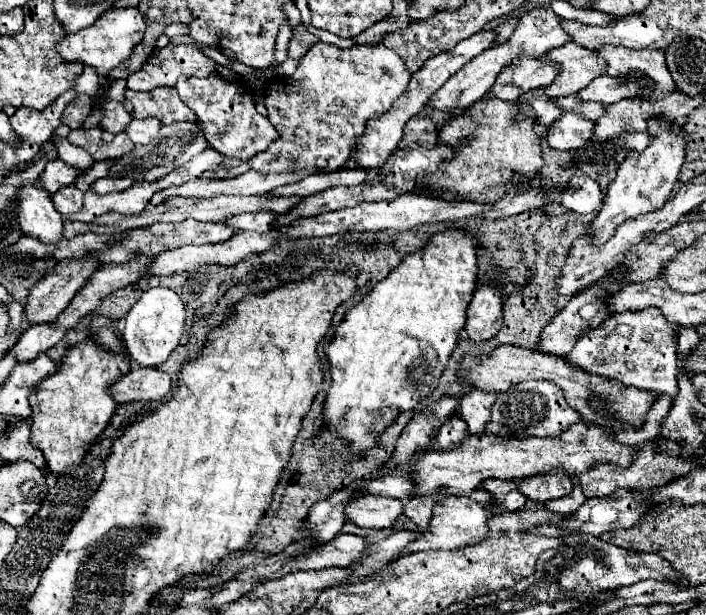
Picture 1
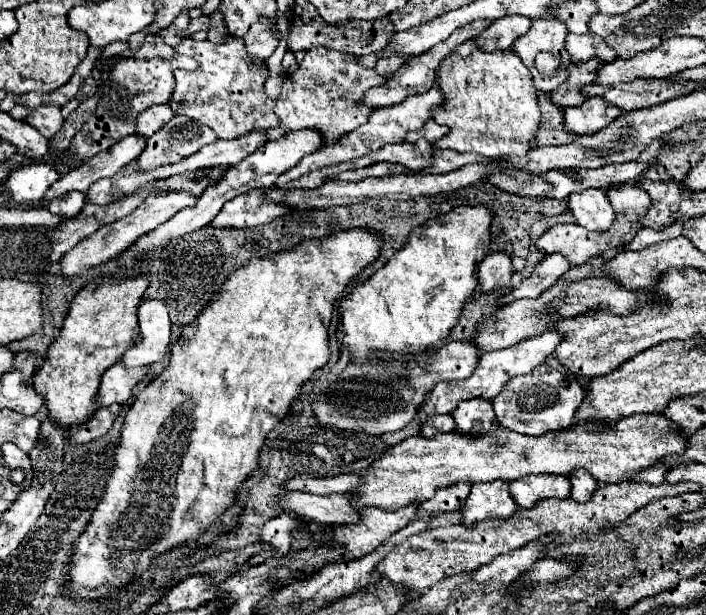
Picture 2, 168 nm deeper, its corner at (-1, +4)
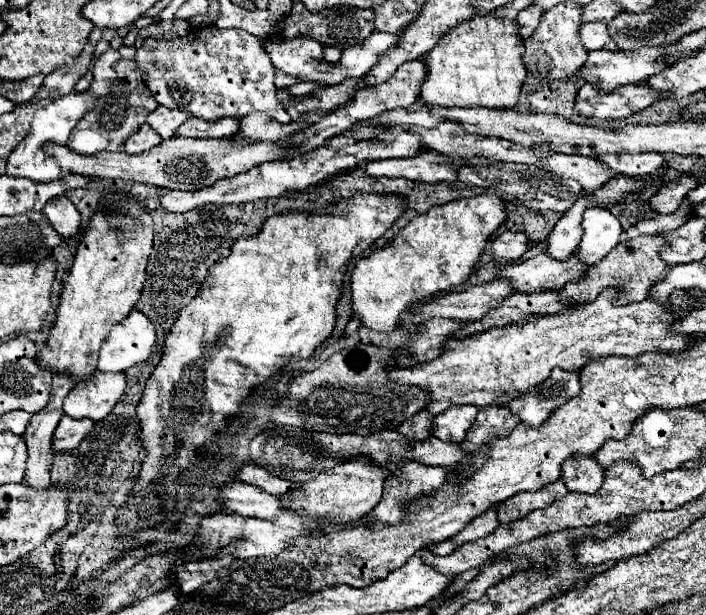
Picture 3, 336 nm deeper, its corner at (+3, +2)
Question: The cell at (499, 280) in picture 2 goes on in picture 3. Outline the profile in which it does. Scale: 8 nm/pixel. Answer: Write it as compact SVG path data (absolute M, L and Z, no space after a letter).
M503 232L491 244L495 262L499 262L499 264L515 262L517 258L521 258L521 254L525 254L527 242L529 242L527 236L521 232Z

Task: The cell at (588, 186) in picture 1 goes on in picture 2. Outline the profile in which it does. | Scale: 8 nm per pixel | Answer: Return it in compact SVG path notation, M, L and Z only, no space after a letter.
M589 188L569 196L569 210L575 216L577 224L591 232L605 232L615 220L613 206L605 190Z

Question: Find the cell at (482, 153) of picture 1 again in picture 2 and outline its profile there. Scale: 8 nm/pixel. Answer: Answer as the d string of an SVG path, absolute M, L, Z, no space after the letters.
M467 40L441 62L437 70L437 88L445 94L445 106L437 106L437 110L433 110L433 120L449 126L451 132L435 142L435 146L453 148L459 152L479 152L485 156L525 156L531 150L541 112L537 106L537 90L533 86L531 72L523 66L517 52L505 50L489 54L485 50L477 50L473 40Z

